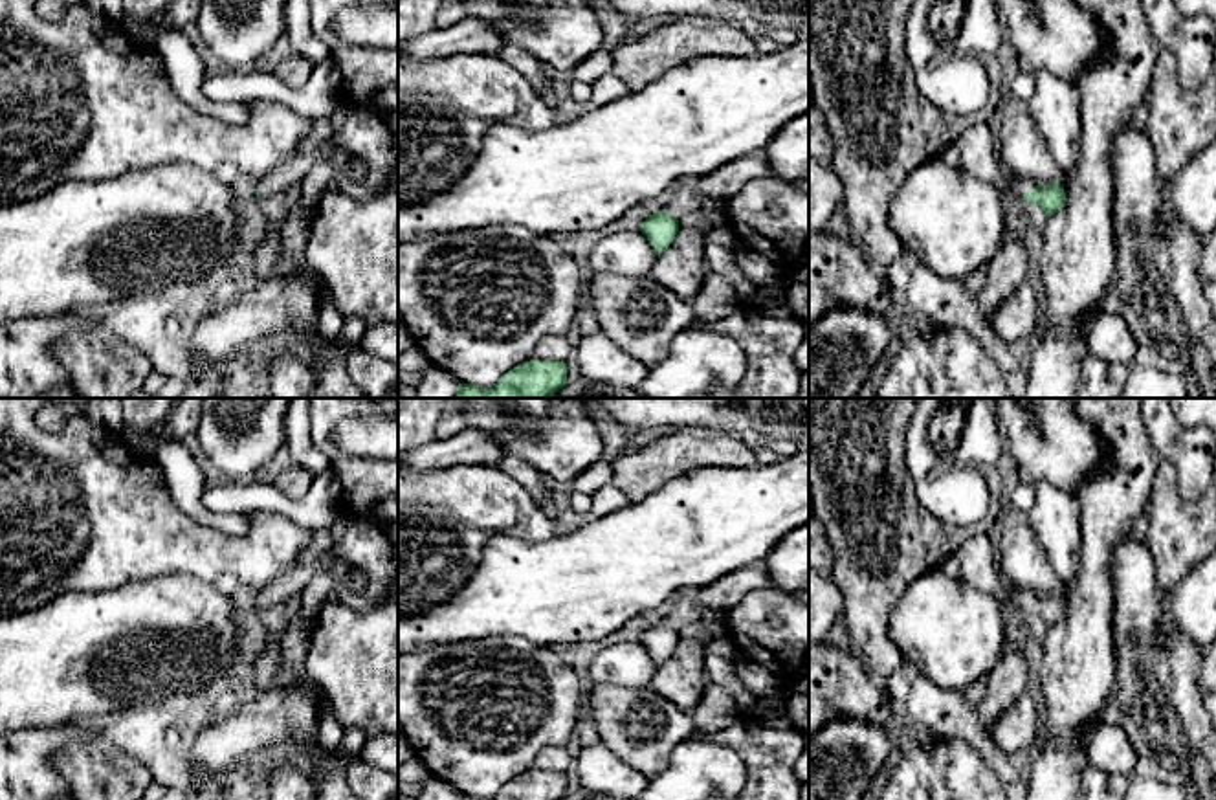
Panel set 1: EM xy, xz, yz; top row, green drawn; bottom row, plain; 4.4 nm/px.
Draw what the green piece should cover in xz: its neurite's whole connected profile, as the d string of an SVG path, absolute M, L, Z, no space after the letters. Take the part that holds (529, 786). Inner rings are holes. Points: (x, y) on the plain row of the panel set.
M530 771L504 783L490 800L561 800L565 794L565 772Z

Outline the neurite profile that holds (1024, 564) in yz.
M1012 505L1001 517L1000 549L998 565L1007 583L1027 589L1040 598L1056 593L1058 576L1044 547L1036 541L1027 514Z

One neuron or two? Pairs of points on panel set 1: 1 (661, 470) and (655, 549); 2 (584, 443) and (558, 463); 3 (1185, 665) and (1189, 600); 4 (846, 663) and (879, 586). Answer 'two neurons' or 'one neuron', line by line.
1: two neurons
2: one neuron
3: two neurons
4: two neurons

